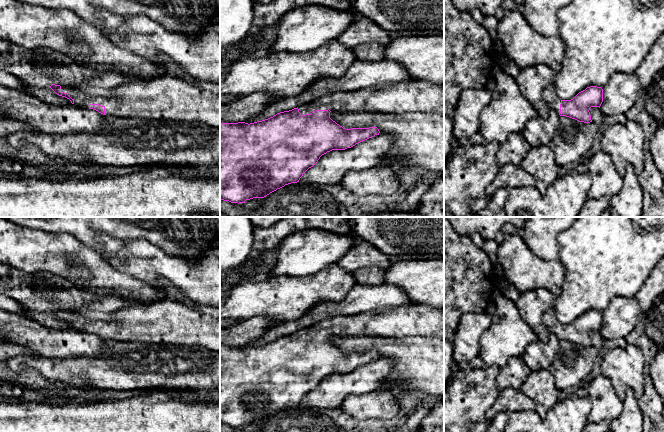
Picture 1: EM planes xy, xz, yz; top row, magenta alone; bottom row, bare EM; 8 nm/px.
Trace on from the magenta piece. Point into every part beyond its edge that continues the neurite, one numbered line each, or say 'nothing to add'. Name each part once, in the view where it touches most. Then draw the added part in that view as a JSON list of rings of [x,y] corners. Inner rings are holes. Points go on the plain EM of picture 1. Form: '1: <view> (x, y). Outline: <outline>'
1: xz (410, 320). Outline: [[[405,304],[350,316],[331,316],[298,331],[302,339],[315,334],[403,339],[444,339],[444,309]]]

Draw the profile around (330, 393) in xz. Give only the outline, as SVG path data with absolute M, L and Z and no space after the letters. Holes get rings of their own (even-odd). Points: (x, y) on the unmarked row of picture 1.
M375 359L345 374L332 374L322 379L299 406L321 412L339 408L349 395L367 395L387 388L394 362Z

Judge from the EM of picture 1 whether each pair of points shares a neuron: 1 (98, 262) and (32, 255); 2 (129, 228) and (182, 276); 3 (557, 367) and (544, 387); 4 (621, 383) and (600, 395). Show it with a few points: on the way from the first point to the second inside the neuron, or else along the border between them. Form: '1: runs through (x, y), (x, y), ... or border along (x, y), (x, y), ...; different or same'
1: runs through (82, 253), (78, 249), (52, 249), (48, 252); same
2: border along (116, 238), (123, 240), (146, 239), (161, 249); different
3: border along (547, 369), (554, 380), (554, 386), (558, 390); different
4: border along (601, 373), (610, 381), (616, 393), (622, 399); different

